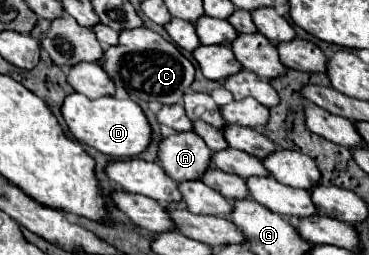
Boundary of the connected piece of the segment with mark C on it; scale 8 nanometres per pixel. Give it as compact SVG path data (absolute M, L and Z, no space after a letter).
M147 27L121 29L119 43L103 51L101 67L105 69L105 73L109 73L115 87L129 91L131 99L159 101L165 105L181 103L181 97L191 87L195 77L193 63L171 41L163 39L159 33Z

